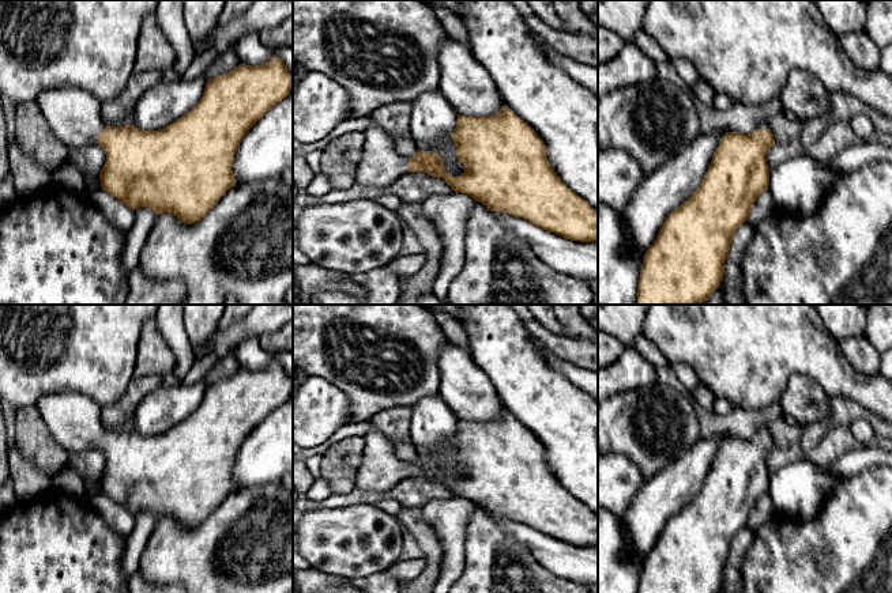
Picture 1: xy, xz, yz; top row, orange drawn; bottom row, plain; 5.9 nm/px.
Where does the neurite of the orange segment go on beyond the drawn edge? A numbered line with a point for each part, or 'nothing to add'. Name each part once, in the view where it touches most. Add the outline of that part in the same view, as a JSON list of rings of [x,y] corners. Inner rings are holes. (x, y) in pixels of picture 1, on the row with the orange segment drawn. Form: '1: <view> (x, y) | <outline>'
1: xy (74, 114) | [[[79,87],[48,90],[35,103],[54,136],[68,148],[95,143],[106,126],[101,102]]]

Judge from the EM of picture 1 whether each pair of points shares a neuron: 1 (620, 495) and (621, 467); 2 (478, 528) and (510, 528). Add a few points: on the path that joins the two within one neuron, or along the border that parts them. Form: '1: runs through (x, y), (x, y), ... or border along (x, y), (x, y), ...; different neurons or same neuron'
1: runs through (616, 488), (616, 473); same neuron
2: border along (492, 516), (507, 533), (526, 547); different neurons

